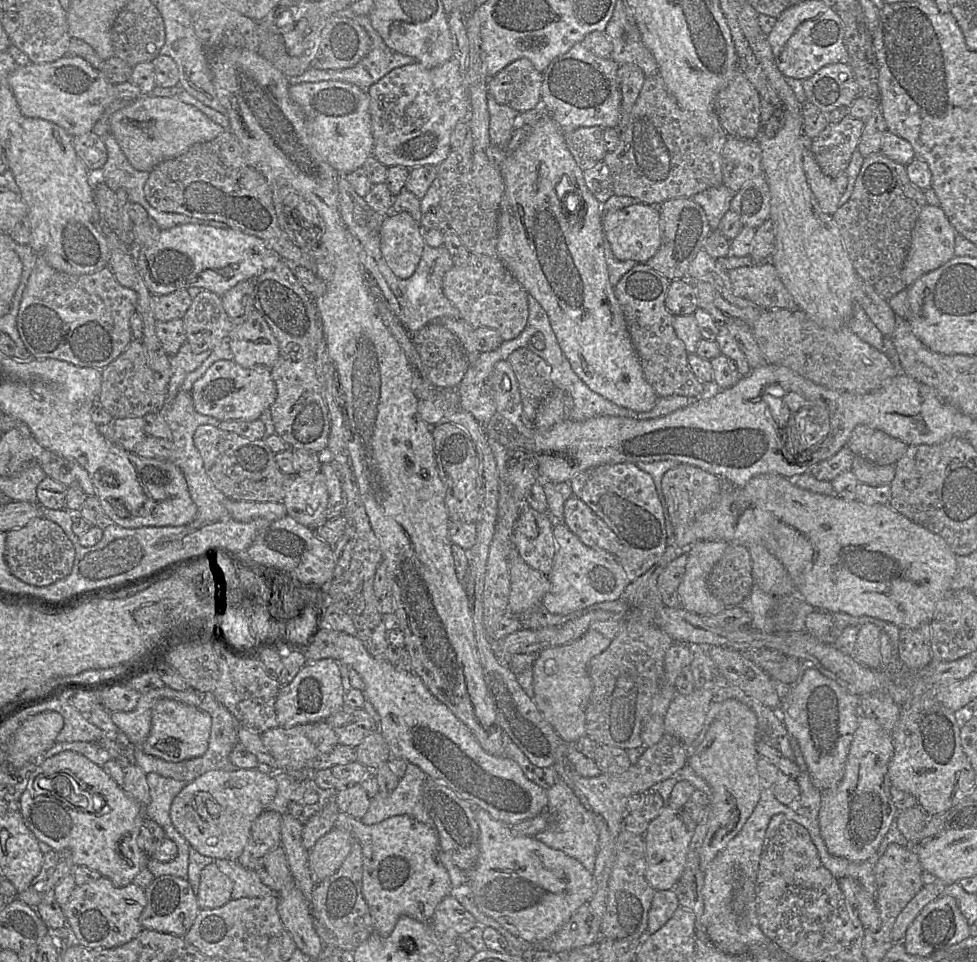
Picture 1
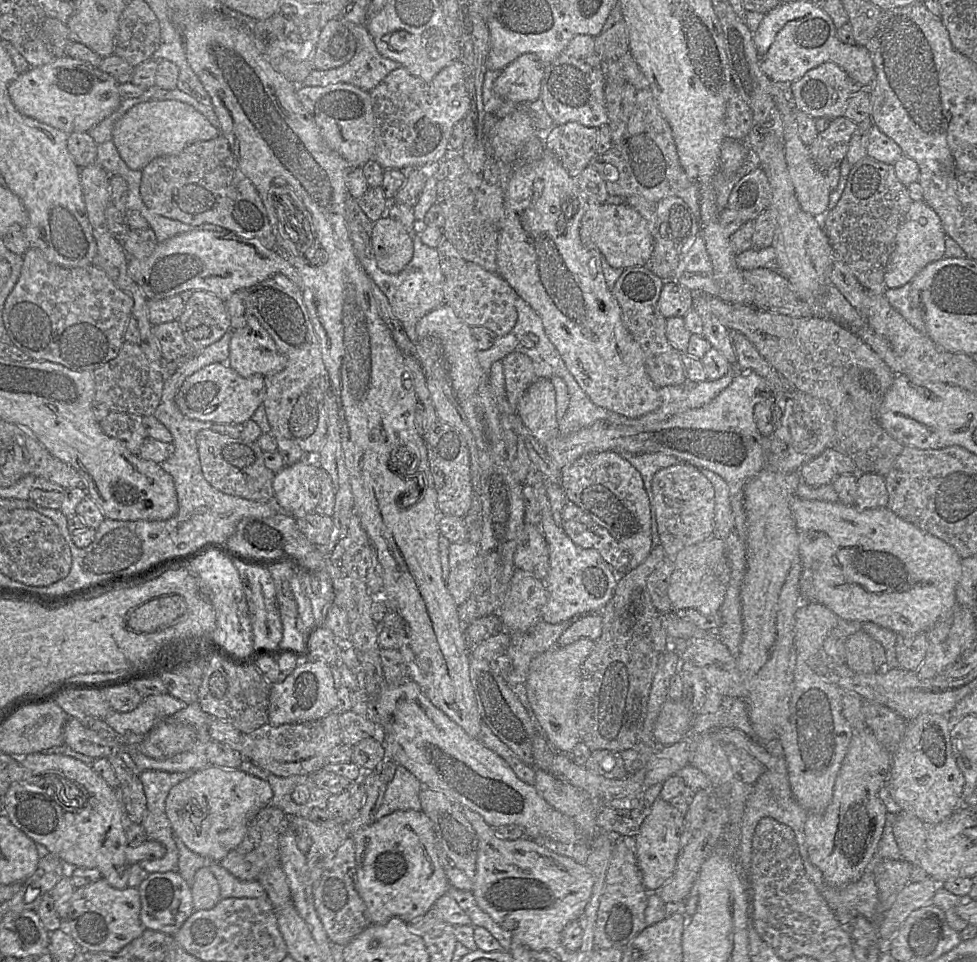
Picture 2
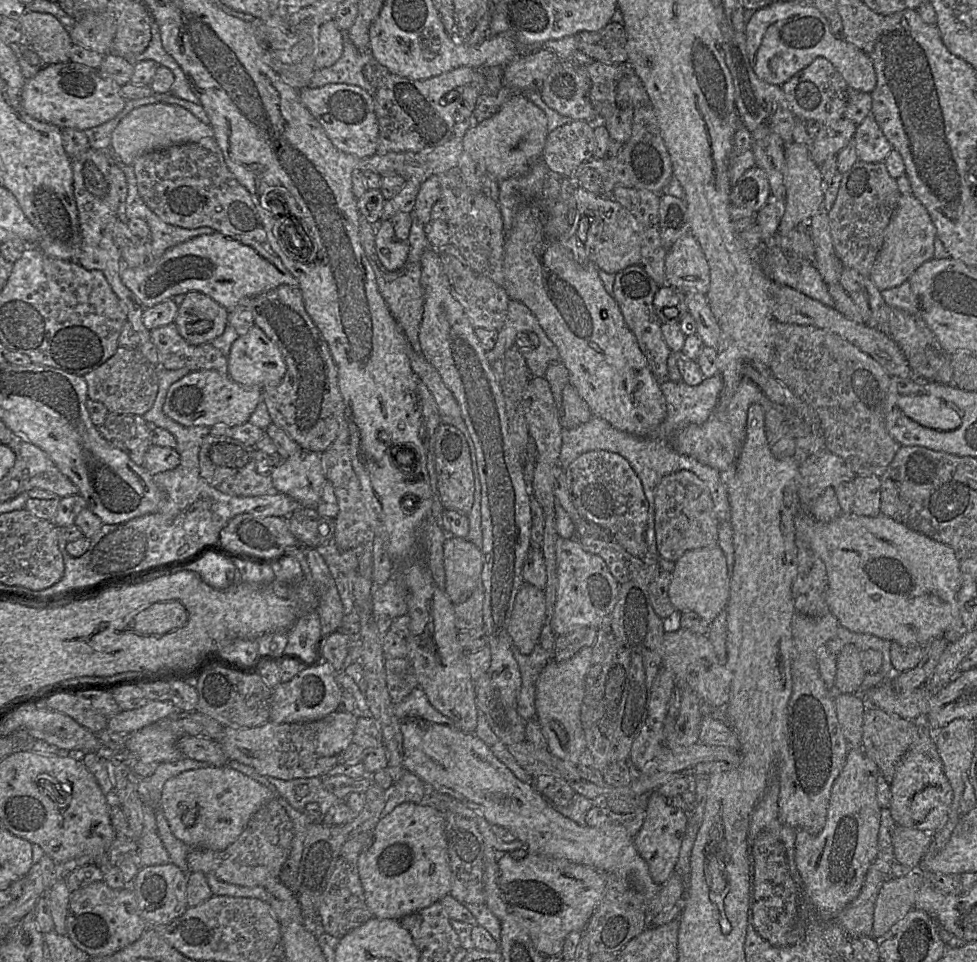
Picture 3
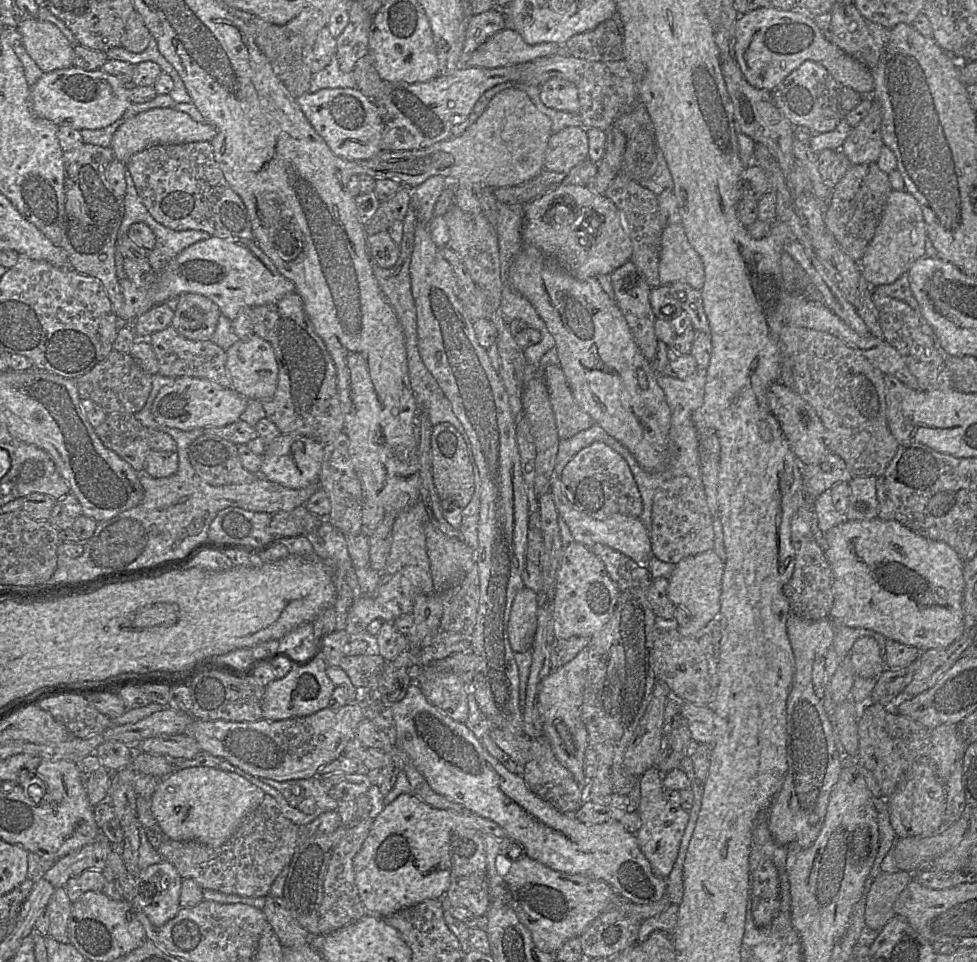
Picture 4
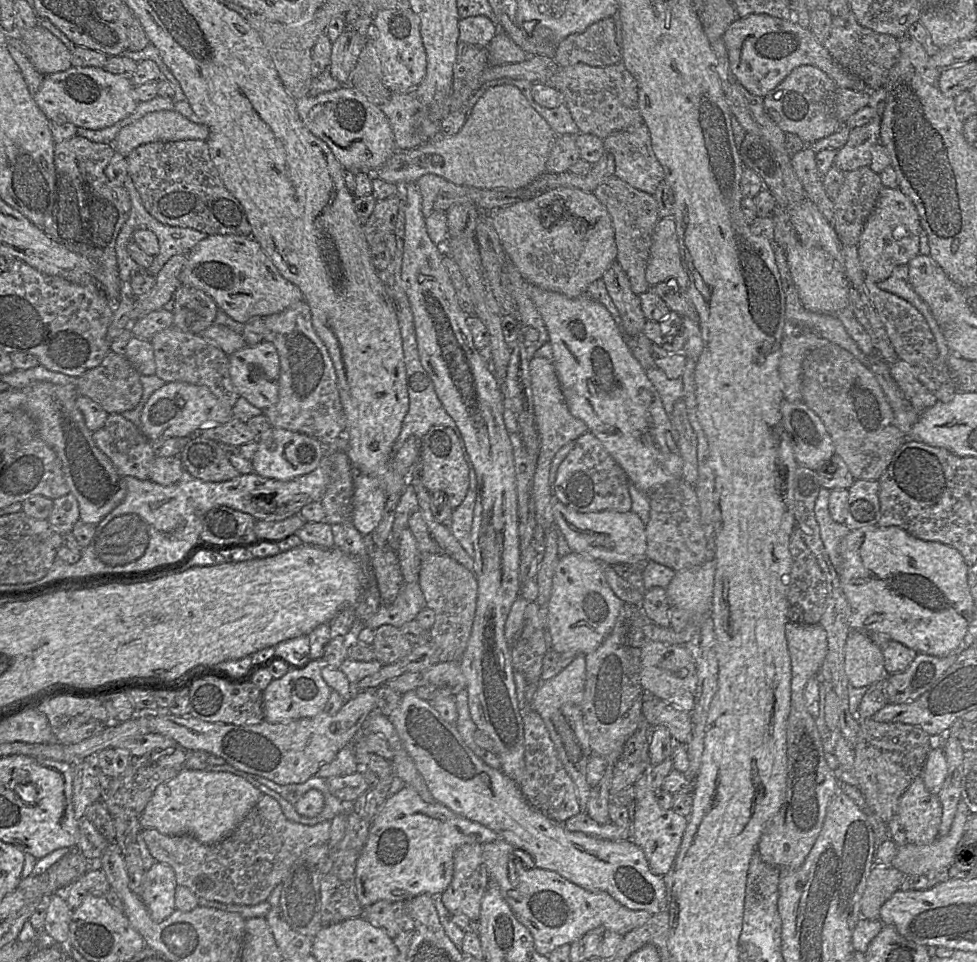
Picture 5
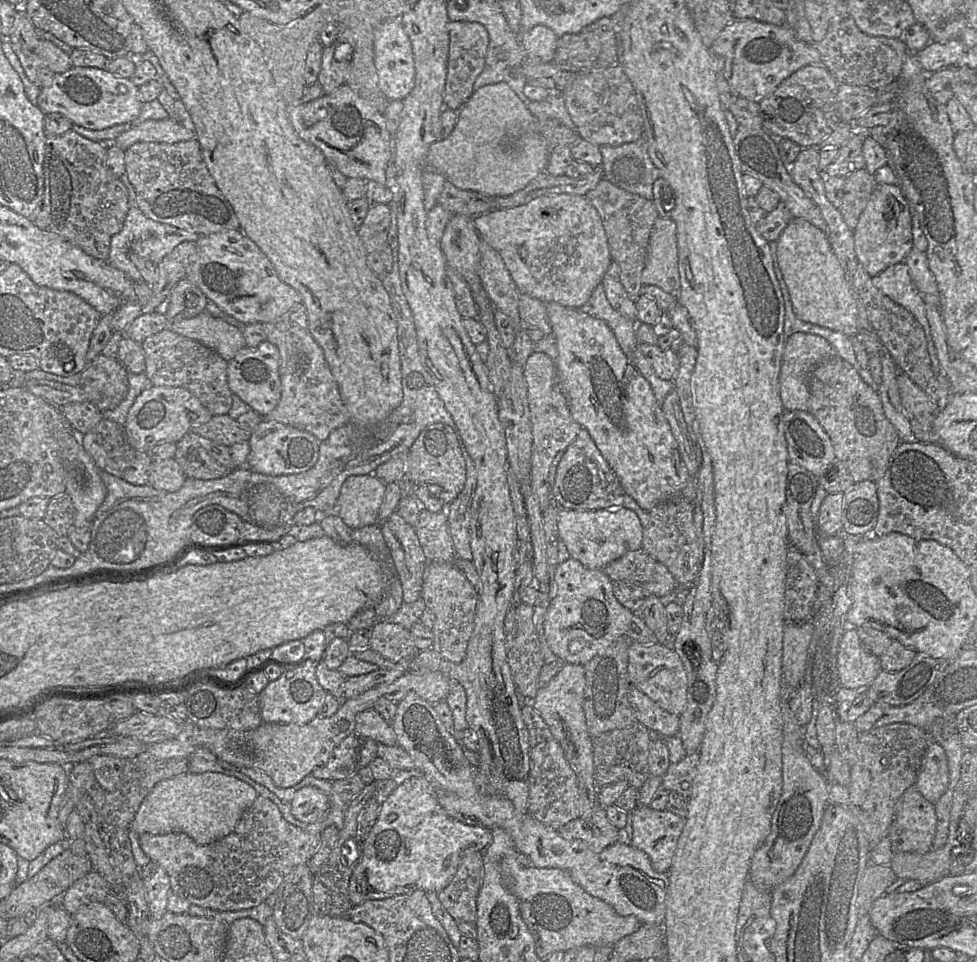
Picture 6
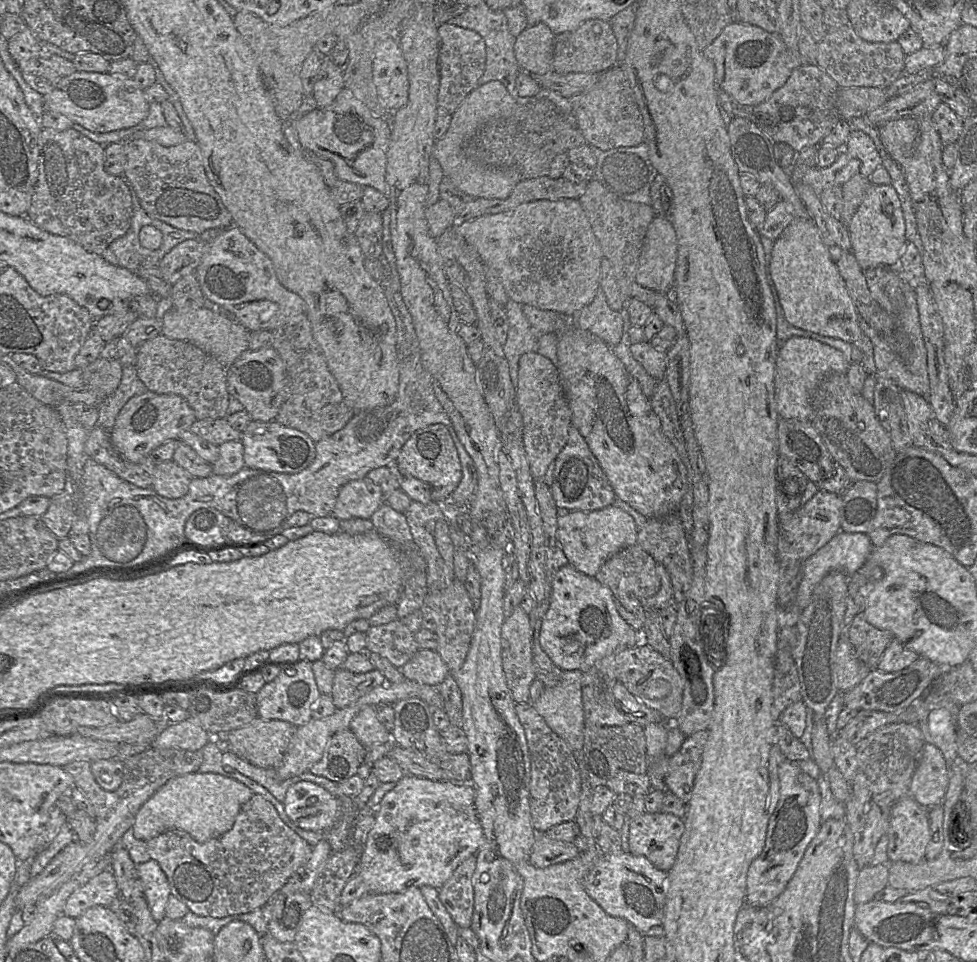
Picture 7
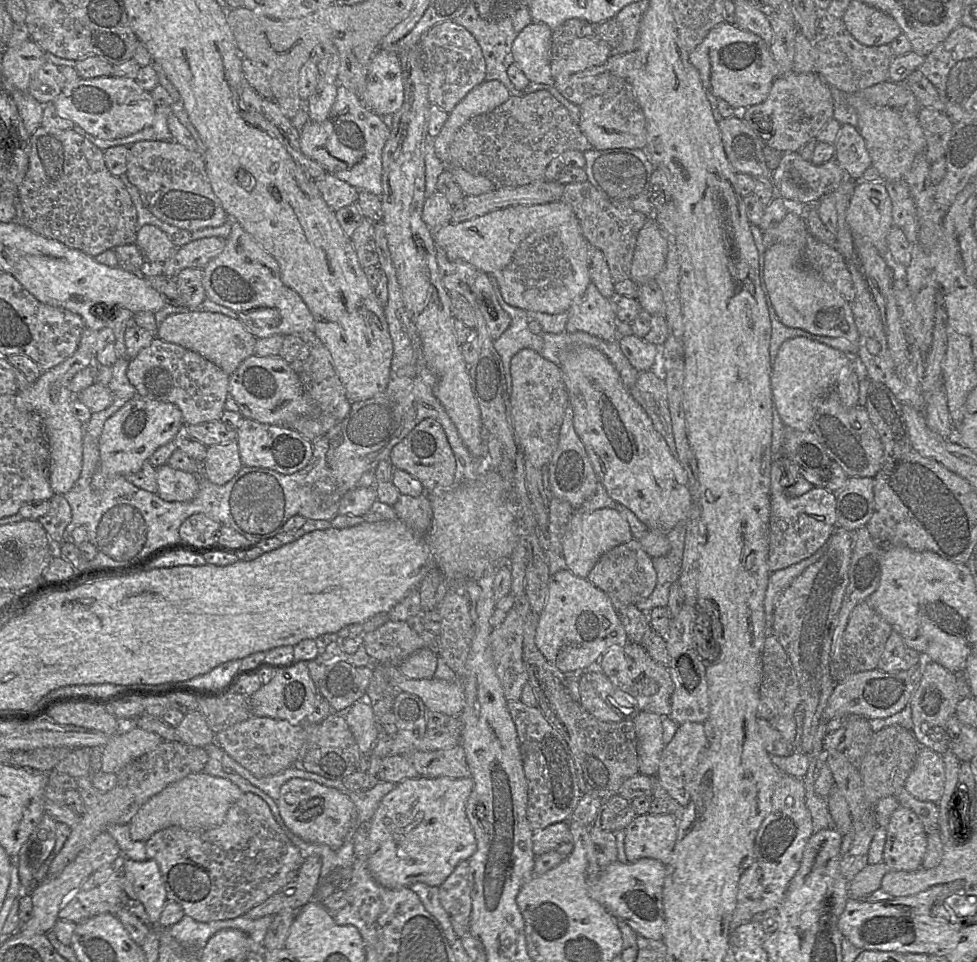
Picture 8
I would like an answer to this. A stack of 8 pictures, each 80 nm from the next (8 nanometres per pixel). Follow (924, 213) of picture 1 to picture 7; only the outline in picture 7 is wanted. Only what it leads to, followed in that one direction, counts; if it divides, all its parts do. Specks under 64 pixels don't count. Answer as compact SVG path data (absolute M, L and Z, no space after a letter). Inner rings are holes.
M871 184L847 225L847 230L851 242L851 253L863 271L878 267L891 267L898 263L907 240L905 220L894 188L890 184Z

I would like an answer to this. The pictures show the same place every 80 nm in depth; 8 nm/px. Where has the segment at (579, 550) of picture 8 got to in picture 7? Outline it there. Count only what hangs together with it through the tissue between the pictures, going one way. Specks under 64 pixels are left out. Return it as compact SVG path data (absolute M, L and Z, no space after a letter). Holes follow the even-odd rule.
M609 506L591 512L558 509L556 539L568 563L581 573L594 577L604 562L628 546L637 543L638 529L632 516L620 508Z

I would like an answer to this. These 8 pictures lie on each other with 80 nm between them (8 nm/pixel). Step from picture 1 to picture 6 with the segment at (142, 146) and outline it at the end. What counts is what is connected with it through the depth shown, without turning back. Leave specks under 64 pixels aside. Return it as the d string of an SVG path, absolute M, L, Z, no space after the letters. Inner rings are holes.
M170 117L162 120L146 120L132 129L121 133L114 143L126 150L136 142L175 143L195 139L194 130L185 128Z

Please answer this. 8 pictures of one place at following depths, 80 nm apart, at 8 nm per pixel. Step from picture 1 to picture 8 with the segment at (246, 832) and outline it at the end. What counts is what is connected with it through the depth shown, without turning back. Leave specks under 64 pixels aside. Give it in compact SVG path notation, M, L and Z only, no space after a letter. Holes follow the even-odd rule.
M195 773L175 782L150 798L130 822L133 841L146 842L156 832L177 826L191 831L205 831L223 824L228 810L242 796L243 791L229 780L205 773Z

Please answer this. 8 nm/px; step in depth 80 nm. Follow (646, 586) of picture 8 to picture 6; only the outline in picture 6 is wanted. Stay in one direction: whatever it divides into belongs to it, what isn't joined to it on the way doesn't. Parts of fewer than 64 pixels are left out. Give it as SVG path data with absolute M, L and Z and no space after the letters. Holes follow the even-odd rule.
M638 549L613 560L603 571L612 582L622 580L643 584L653 579L656 562L643 549Z

